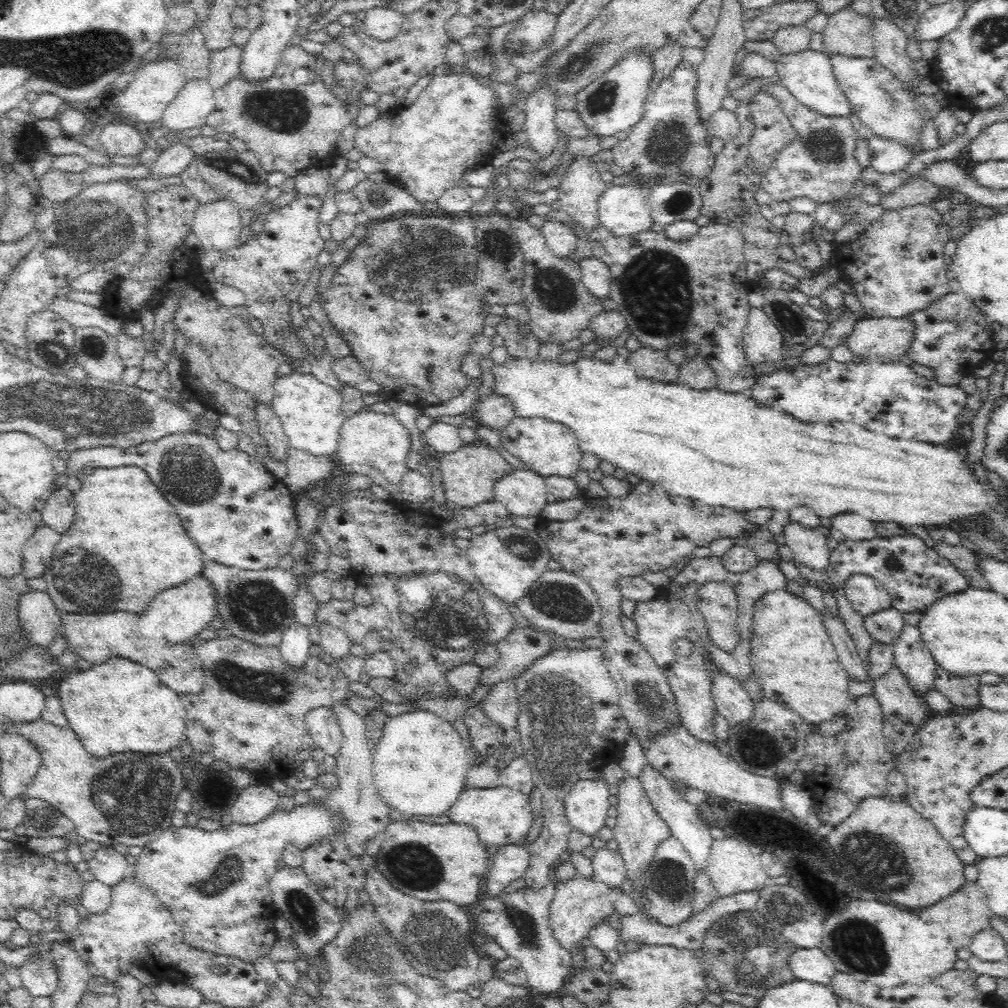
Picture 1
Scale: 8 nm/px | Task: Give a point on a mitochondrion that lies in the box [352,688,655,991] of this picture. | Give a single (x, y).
(439, 938)

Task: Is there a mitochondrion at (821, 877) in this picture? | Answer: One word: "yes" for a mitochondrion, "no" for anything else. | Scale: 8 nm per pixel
no

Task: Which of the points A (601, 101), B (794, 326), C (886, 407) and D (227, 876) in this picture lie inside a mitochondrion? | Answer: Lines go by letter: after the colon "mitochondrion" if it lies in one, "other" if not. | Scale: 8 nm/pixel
A: mitochondrion
B: mitochondrion
C: other
D: mitochondrion

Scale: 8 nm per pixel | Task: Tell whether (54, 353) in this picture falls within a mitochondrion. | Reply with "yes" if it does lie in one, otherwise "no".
yes

